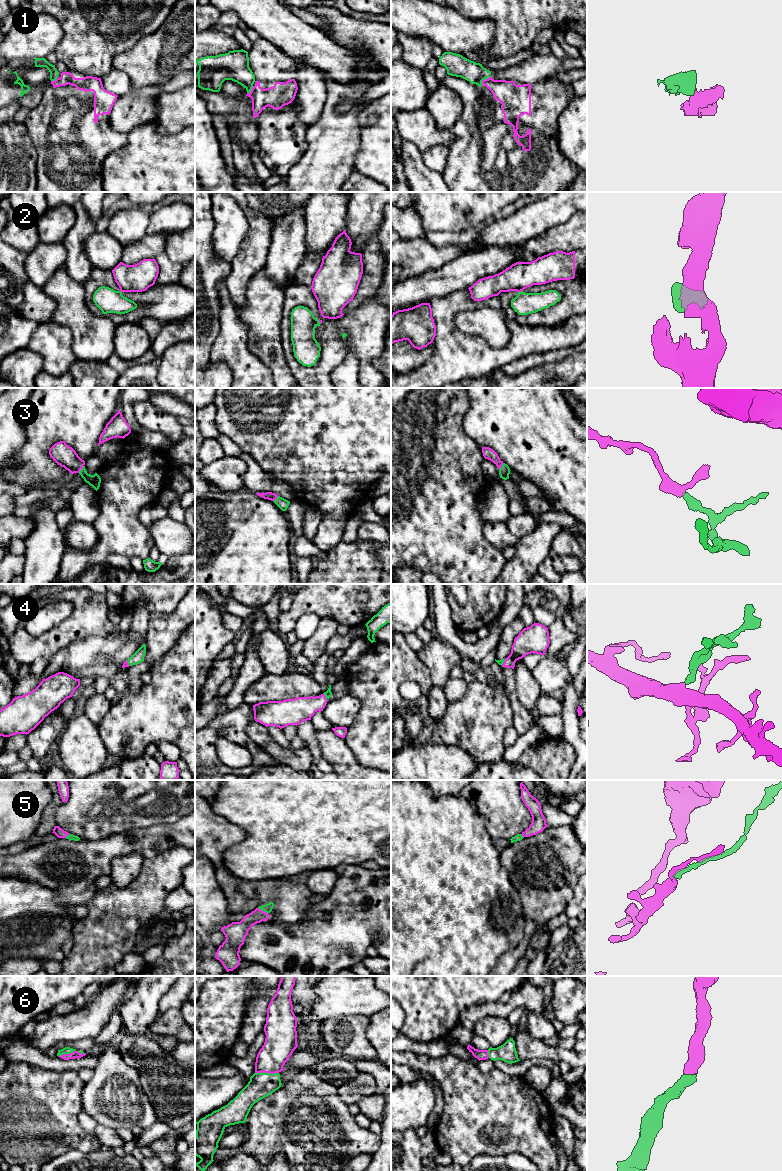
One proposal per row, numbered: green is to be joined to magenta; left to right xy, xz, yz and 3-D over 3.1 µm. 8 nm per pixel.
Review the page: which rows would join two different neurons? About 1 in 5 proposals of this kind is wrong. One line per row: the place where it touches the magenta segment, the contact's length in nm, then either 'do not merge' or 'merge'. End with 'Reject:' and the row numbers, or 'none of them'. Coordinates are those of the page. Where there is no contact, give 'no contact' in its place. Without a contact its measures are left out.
1: yz (485, 79) | 100 nm | do not merge
2: yz (520, 291) | 40 nm | merge
3: xy (81, 468) | 80 nm | merge
4: xz (324, 696) | 60 nm | merge
5: xz (263, 911) | 90 nm | merge
6: xz (267, 1072) | 190 nm | merge
Reject: 1

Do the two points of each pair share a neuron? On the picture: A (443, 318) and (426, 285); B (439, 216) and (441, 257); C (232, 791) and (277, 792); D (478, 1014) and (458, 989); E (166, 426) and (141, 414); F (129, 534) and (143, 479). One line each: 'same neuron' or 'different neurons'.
A: different neurons
B: different neurons
C: same neuron
D: different neurons
E: same neuron
F: same neuron

